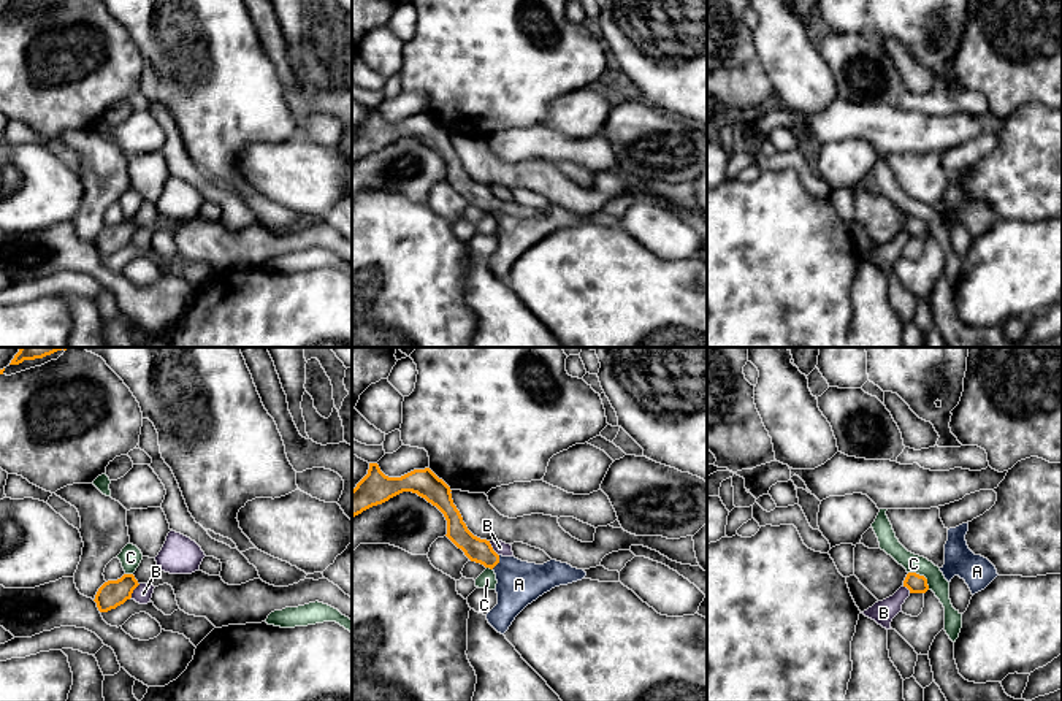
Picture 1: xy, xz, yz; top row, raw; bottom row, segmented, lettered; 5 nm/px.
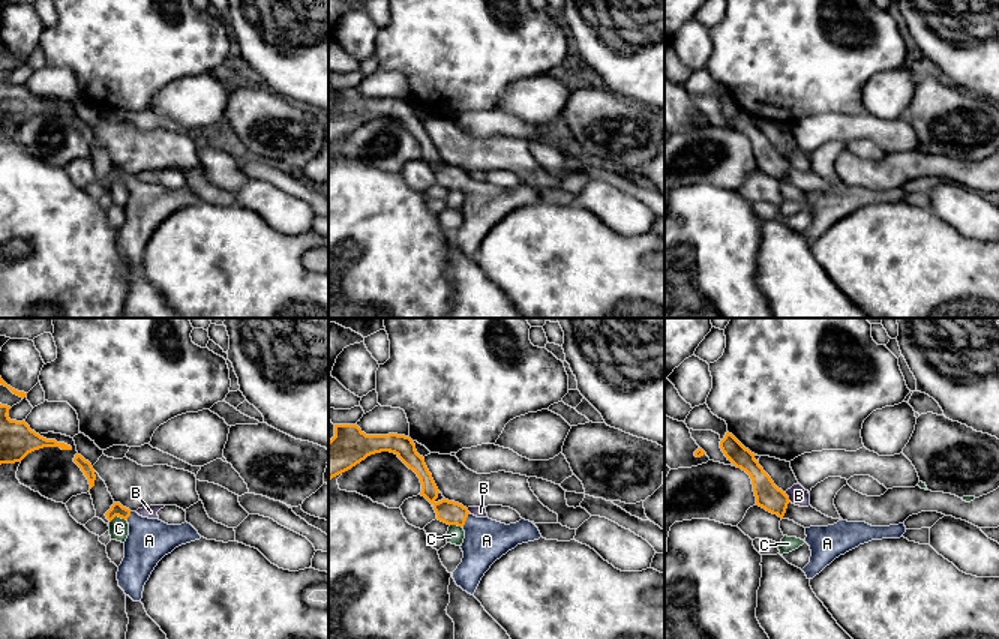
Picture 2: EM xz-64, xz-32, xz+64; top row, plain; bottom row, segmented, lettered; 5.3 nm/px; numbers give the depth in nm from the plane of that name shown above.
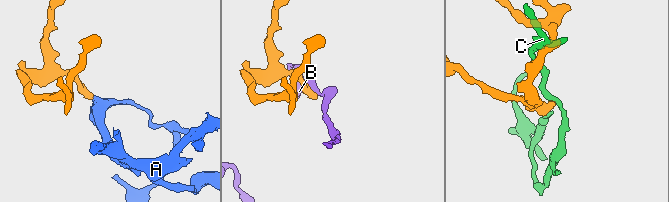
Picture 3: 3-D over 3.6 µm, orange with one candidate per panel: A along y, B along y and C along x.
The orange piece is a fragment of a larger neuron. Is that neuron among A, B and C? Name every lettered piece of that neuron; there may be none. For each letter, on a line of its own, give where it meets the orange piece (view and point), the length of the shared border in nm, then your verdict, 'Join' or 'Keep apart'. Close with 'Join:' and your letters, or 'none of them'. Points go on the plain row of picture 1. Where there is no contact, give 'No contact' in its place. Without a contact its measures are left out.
A: Touches orange at xz (498, 206). Shared border 80 nm. Join
B: Touches orange at xz (492, 194). Shared border 90 nm. Keep apart
C: Touches orange at yz (923, 221). Shared border 140 nm. Keep apart
Join: A

